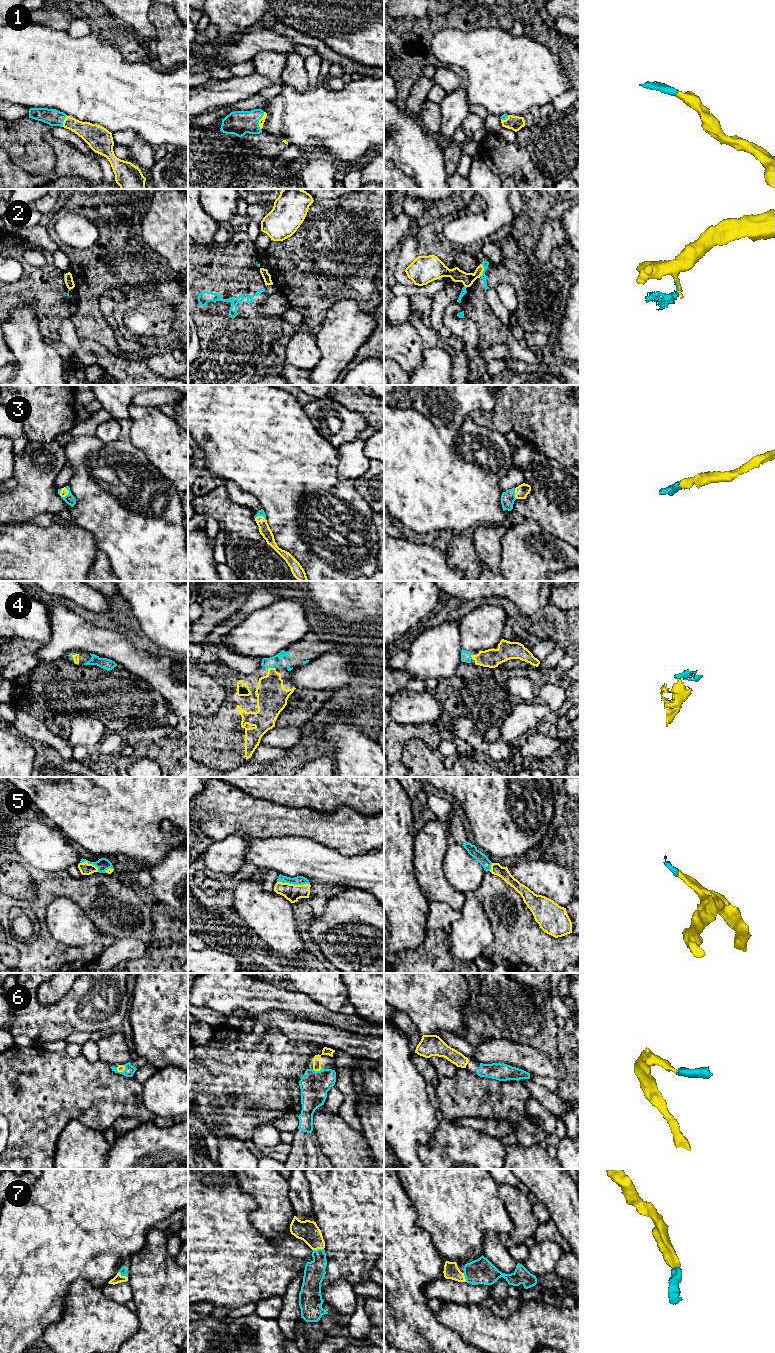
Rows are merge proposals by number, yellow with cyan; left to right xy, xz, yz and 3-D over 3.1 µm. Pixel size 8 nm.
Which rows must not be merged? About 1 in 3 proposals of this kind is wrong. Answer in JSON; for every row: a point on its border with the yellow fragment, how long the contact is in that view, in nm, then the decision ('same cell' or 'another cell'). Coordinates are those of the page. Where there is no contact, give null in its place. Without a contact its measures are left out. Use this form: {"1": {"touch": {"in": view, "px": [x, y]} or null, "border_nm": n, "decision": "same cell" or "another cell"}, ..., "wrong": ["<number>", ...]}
{"1": {"touch": {"in": "xz", "px": [259, 121]}, "border_nm": 150, "decision": "same cell"}, "2": {"touch": {"in": "yz", "px": [483, 270]}, "border_nm": 110, "decision": "another cell"}, "3": {"touch": {"in": "xy", "px": [67, 493]}, "border_nm": 90, "decision": "same cell"}, "4": {"touch": {"in": "xz", "px": [270, 668]}, "border_nm": 60, "decision": "same cell"}, "5": {"touch": {"in": "xz", "px": [293, 884]}, "border_nm": 260, "decision": "same cell"}, "6": {"touch": {"in": "xz", "px": [317, 1070]}, "border_nm": 90, "decision": "same cell"}, "7": {"touch": {"in": "xy", "px": [123, 1276]}, "border_nm": 90, "decision": "same cell"}, "wrong": ["2"]}

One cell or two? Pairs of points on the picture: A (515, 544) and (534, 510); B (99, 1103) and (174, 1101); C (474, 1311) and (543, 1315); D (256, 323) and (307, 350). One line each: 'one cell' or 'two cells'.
A: two cells
B: two cells
C: one cell
D: two cells

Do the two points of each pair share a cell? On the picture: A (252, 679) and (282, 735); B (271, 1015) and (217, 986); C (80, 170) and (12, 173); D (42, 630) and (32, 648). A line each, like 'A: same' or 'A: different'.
A: different
B: different
C: same
D: different

